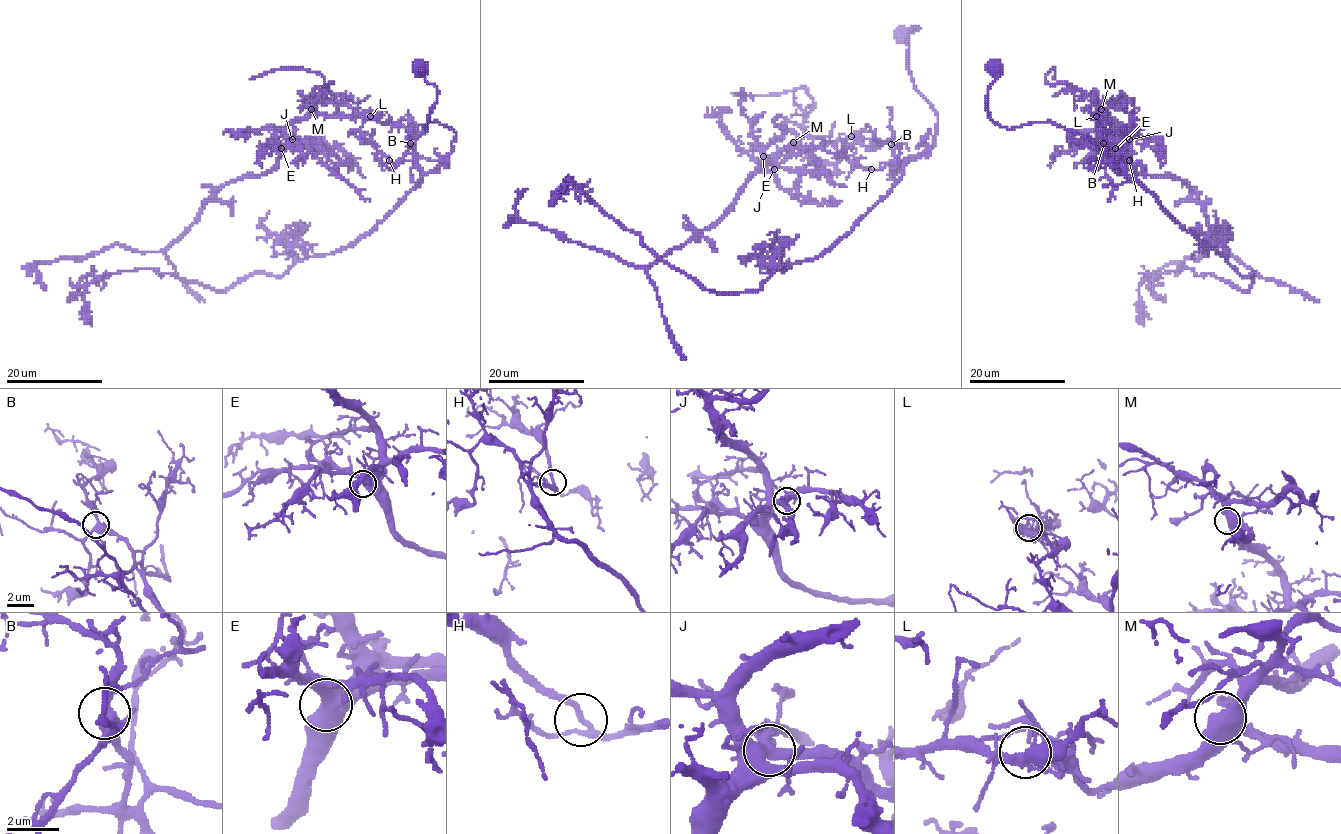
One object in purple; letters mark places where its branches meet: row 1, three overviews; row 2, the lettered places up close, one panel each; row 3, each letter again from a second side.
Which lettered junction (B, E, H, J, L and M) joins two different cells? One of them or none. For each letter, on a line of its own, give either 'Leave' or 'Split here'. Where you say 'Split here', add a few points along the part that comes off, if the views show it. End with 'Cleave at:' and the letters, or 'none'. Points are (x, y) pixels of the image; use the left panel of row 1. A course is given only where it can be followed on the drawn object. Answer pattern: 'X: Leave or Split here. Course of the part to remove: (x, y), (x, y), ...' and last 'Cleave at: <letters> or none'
B: Leave
E: Leave
H: Leave
J: Leave
L: Split here. Course of the part to remove: (370, 117), (412, 132), (422, 173), (371, 231), (224, 291), (153, 269), (97, 277), (84, 304), (92, 325)
M: Leave
Cleave at: L

